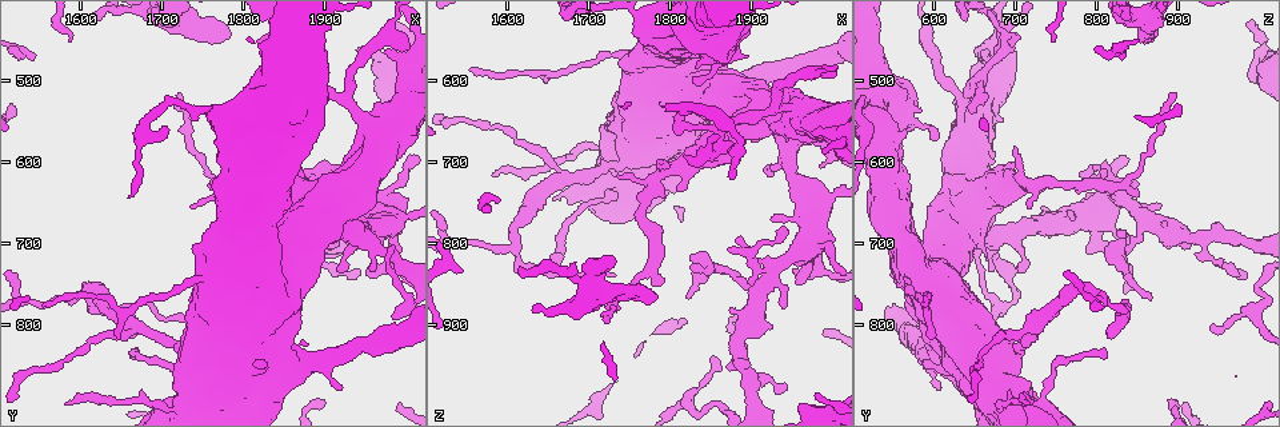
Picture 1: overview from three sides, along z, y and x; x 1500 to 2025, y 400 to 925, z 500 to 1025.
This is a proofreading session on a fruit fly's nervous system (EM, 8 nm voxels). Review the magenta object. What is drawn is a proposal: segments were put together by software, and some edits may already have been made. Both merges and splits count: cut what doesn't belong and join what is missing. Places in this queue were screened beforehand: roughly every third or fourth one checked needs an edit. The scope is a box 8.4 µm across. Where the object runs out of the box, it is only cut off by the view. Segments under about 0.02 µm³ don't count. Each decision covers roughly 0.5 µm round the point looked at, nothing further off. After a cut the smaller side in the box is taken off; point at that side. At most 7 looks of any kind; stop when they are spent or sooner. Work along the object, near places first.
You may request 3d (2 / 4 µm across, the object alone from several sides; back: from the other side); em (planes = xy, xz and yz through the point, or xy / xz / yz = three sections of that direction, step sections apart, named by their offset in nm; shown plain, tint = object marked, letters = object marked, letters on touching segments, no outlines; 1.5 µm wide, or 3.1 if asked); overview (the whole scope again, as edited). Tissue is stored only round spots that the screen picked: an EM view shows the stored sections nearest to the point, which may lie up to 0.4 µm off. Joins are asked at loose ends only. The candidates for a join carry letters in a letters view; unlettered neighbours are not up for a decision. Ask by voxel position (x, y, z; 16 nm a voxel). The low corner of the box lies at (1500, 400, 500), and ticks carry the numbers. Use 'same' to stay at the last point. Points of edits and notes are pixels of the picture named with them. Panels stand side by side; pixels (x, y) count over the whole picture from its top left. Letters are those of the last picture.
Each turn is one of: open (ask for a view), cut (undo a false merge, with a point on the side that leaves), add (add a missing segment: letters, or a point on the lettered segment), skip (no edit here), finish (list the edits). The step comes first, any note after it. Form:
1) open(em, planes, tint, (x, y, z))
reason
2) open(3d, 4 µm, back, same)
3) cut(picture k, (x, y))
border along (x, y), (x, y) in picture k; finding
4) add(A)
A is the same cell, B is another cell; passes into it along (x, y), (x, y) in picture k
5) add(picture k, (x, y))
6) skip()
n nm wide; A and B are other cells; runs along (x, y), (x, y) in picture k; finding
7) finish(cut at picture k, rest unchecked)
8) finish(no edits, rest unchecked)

open(3d, 4 µm, (1920, 735, 705))
free end

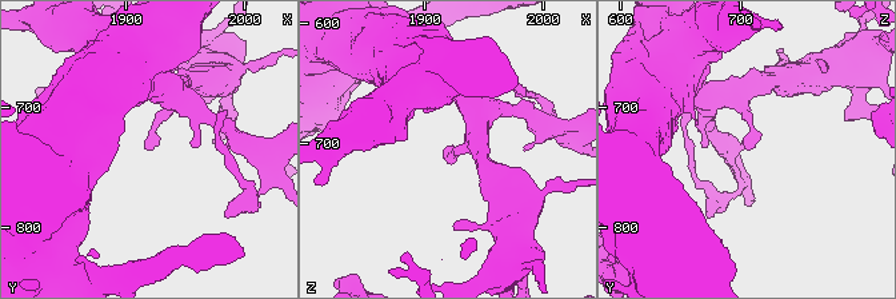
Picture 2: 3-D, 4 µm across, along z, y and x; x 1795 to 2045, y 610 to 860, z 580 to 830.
open(em, planes, letters, (1916, 734, 708))
now the EM

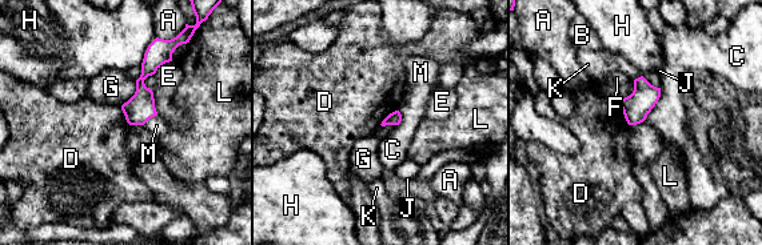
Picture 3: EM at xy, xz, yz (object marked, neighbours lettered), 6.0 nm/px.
skip()
C touches over 220 nm; A, B, C, D, E, F, G, H, J, K, L and M are other cells; border along (618, 101), (629, 125) in picture 3; none of them fits

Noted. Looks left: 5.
open(em, planes, letters, (1790, 580, 700))
tapers out

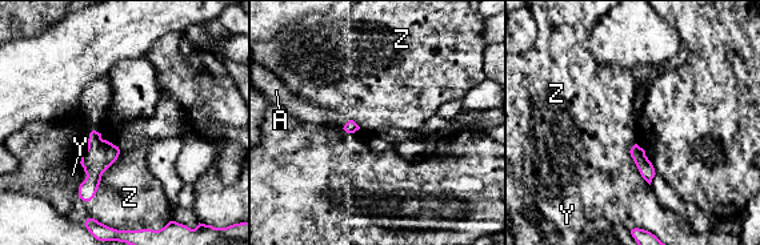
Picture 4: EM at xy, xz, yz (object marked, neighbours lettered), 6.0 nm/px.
skip()
Z touches over 400 nm; A, Y and Z are other cells; border along (108, 140), (119, 156), (86, 203) in picture 4; none of them fits

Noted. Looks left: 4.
open(em, xz, step 8, letters, (1550, 775, 585))
thin end

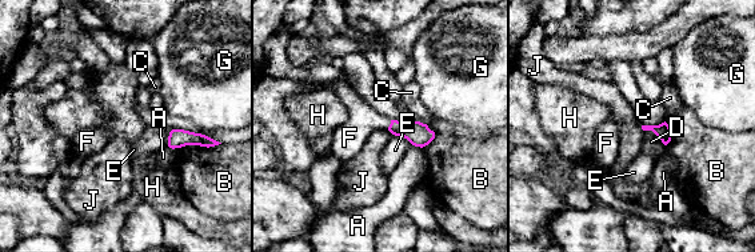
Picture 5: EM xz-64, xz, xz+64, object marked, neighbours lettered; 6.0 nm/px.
open(em, xy, step 8, letters, same)

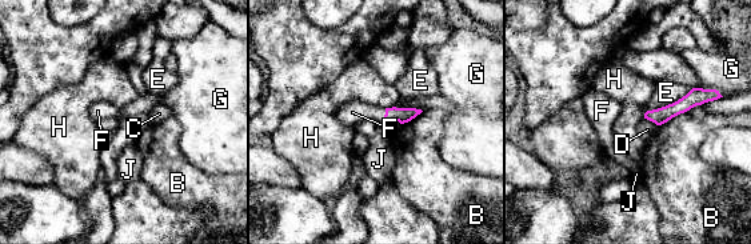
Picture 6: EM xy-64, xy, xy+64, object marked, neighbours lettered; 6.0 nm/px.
add(F)
90 nm wide; F is the same cell, B, C, D, E, G, H and J are other cells; passes into it along (403, 115), (384, 115), (352, 112) in picture 6; the cell continues

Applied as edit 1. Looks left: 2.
finish(add at picture 6, rest unchecked)

